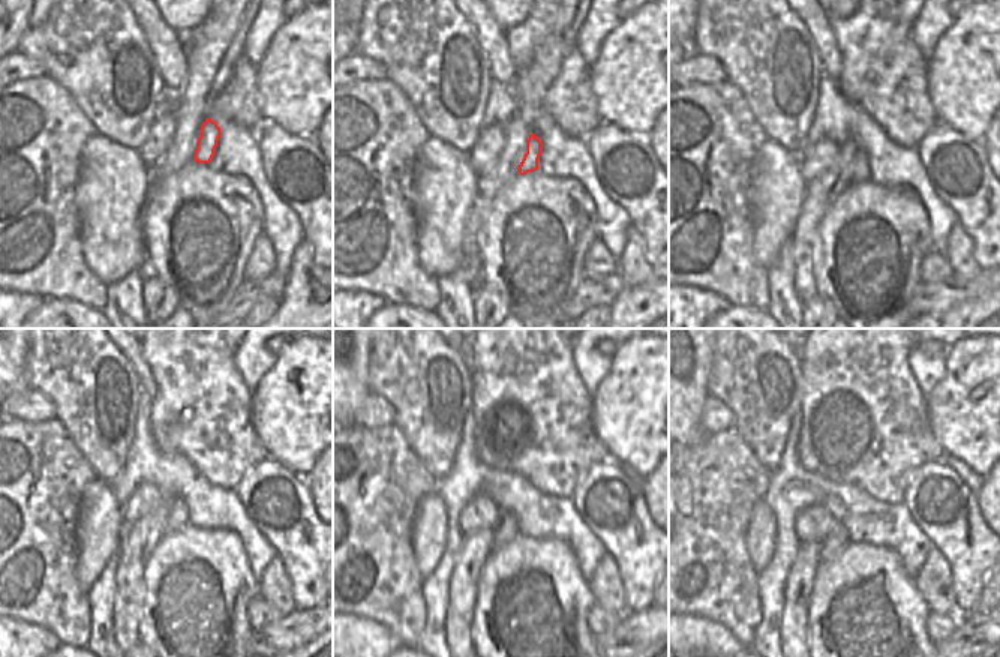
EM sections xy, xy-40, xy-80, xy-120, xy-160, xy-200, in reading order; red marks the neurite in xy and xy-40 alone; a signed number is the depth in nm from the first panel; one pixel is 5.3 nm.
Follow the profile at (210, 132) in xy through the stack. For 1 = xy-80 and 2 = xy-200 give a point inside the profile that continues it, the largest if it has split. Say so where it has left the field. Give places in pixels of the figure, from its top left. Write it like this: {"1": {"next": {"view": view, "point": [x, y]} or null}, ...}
{"1": {"next": {"view": "xy-80", "point": [859, 162]}}, "2": {"next": {"view": "xy-200", "point": [837, 540]}}}

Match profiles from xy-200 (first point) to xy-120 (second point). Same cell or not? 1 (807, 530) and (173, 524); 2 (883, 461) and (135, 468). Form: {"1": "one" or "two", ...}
{"1": "two", "2": "two"}

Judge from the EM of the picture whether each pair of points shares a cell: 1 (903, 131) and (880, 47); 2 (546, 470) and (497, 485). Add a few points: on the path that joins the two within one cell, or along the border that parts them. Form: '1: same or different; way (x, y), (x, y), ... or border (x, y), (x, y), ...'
1: same; way (903, 110), (880, 68)
2: different; border (489, 467), (514, 471), (552, 497)

